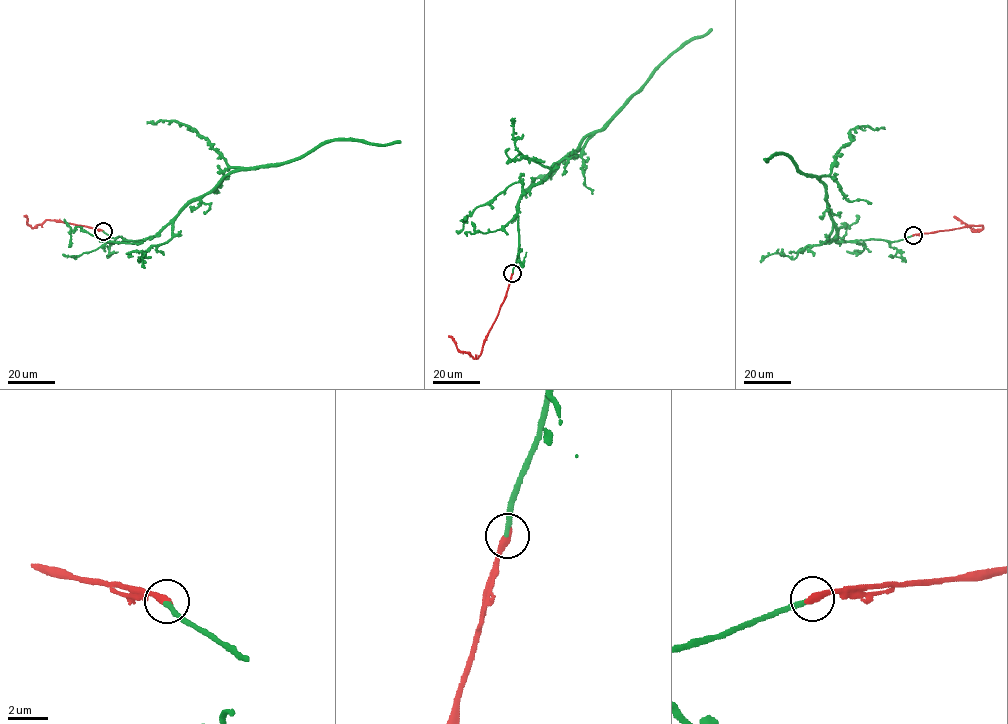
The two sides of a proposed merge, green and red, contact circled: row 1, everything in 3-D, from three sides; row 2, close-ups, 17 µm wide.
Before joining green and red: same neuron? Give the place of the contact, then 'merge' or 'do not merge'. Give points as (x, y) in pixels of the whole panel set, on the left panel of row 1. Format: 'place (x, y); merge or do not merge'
place (103, 231); merge

